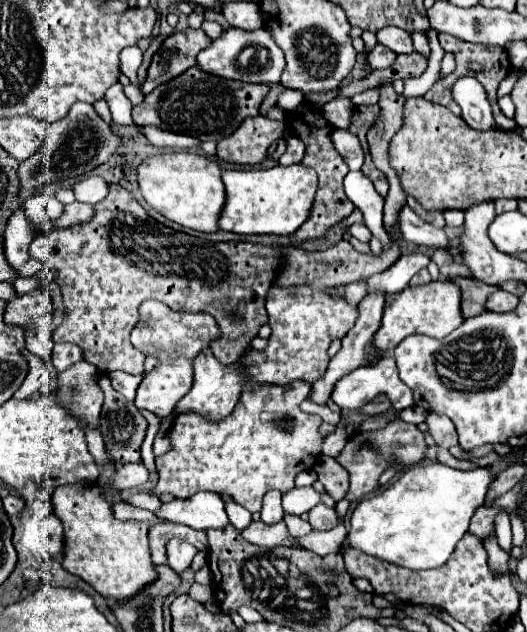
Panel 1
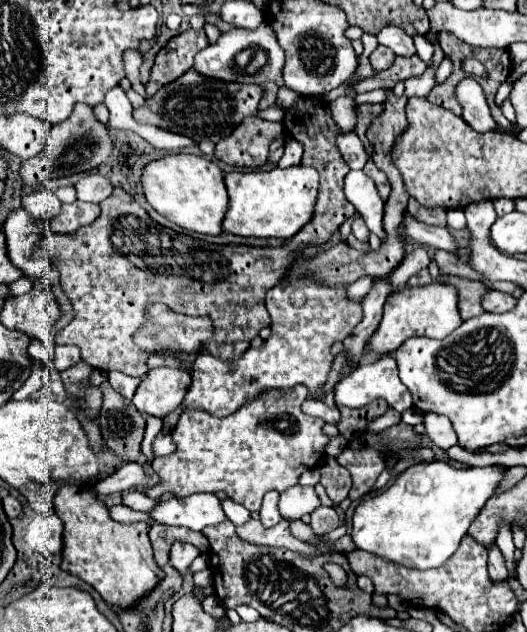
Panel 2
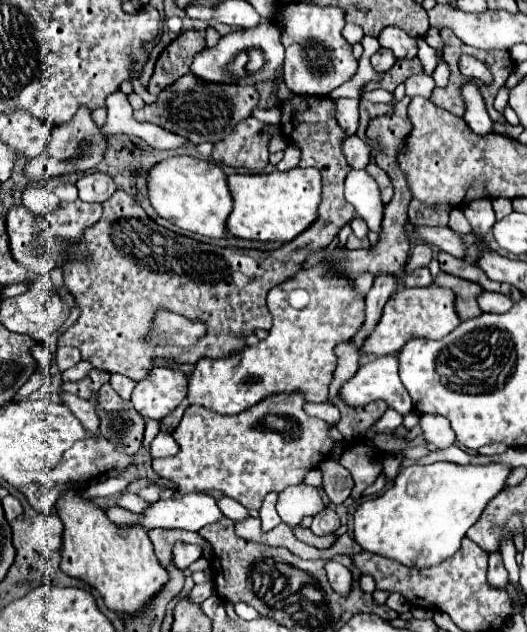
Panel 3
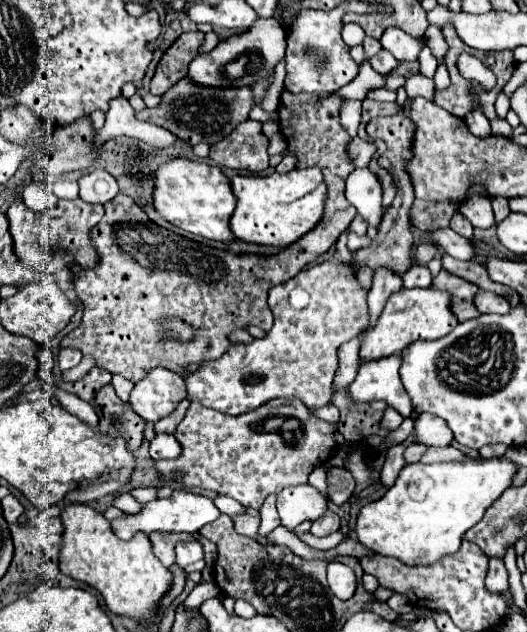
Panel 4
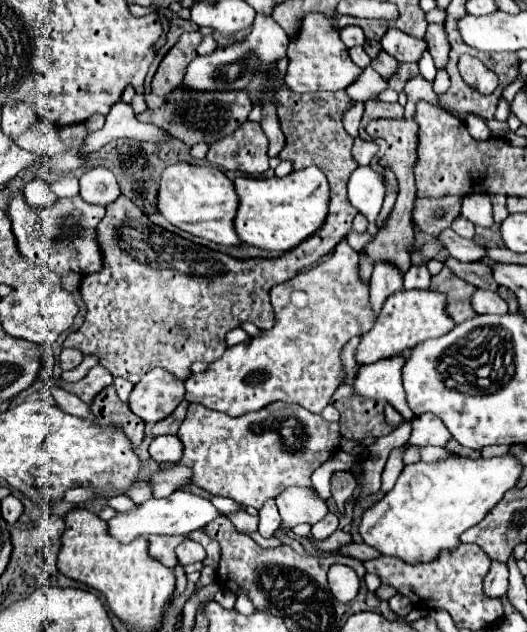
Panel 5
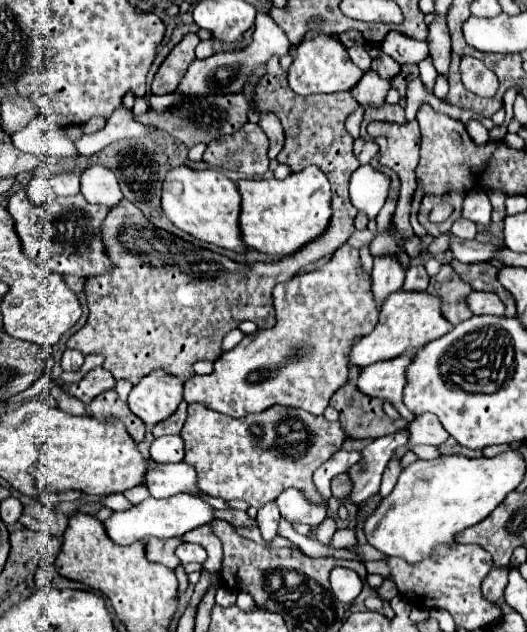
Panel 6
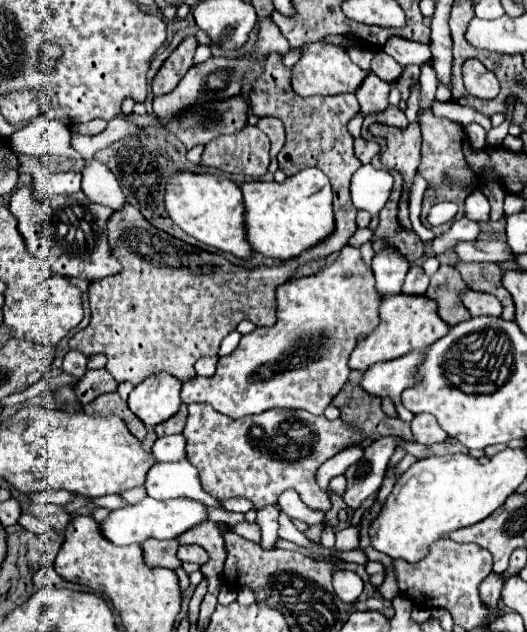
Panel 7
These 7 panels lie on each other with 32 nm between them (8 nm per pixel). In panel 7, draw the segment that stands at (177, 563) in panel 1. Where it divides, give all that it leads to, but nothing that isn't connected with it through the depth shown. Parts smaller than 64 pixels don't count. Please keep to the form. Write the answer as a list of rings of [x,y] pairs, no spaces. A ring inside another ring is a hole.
[[[190,544],[190,546],[180,546],[180,548],[178,548],[178,558],[180,558],[182,562],[204,564],[204,562],[208,560],[208,554],[206,554],[206,550],[204,550],[202,546]]]

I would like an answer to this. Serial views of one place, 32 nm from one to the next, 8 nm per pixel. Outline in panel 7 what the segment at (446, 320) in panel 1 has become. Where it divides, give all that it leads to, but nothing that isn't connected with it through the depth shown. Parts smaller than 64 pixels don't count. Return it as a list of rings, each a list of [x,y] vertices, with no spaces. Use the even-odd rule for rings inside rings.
[[[400,292],[400,294],[386,296],[380,304],[380,324],[372,330],[372,334],[368,334],[364,340],[356,344],[348,366],[364,372],[368,366],[376,362],[400,358],[410,350],[424,350],[426,346],[442,338],[450,328],[452,326],[444,324],[444,320],[440,320],[440,316],[436,314],[436,300],[428,298],[426,294],[404,296]]]

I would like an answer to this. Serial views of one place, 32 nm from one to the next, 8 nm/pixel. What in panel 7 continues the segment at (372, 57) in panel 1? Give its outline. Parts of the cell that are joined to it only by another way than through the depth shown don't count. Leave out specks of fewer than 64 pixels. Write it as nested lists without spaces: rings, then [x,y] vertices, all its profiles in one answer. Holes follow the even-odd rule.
[[[380,50],[372,60],[372,72],[386,82],[394,82],[402,74],[402,66]]]

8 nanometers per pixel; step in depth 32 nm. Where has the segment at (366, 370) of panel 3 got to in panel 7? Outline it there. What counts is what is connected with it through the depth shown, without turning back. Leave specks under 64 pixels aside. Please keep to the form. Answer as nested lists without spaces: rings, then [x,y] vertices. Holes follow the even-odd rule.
[[[408,352],[408,356],[402,356],[400,360],[388,360],[374,364],[368,368],[368,372],[362,374],[360,388],[368,392],[370,396],[380,396],[380,398],[390,398],[396,406],[398,418],[404,422],[410,422],[414,418],[412,412],[408,412],[400,400],[400,394],[414,384],[412,372],[414,366],[420,362],[422,354],[420,352]]]

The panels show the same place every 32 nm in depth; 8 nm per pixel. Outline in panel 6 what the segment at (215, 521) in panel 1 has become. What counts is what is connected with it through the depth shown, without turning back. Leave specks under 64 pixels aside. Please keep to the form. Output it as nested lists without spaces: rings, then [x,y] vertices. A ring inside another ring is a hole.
[[[176,494],[166,500],[156,500],[148,498],[130,510],[124,512],[114,512],[106,522],[108,536],[116,540],[118,544],[132,544],[136,540],[144,540],[148,536],[158,536],[158,538],[172,538],[172,536],[184,536],[186,532],[210,524],[214,520],[214,508],[202,500],[200,496],[188,496],[188,494]]]

